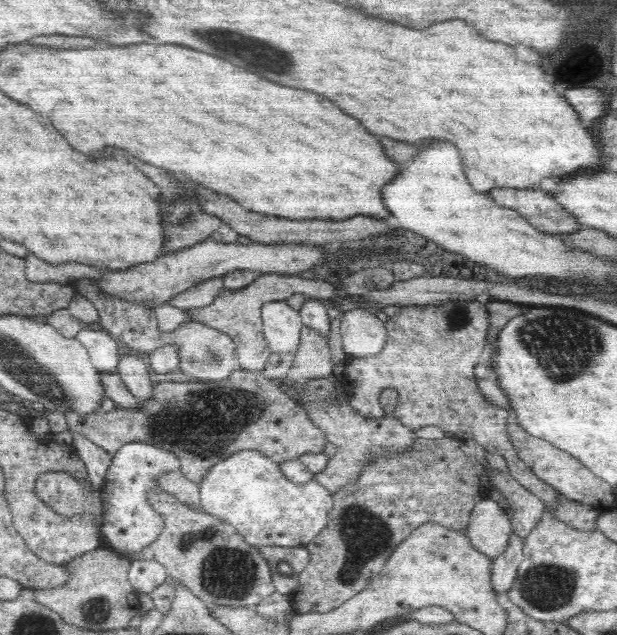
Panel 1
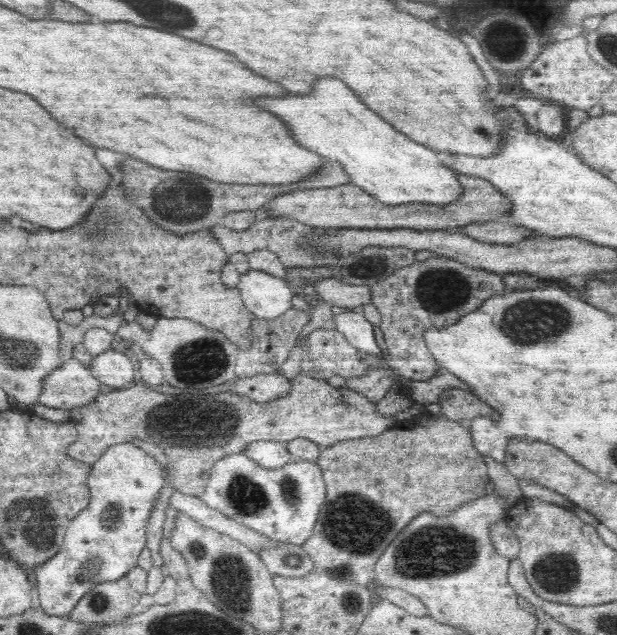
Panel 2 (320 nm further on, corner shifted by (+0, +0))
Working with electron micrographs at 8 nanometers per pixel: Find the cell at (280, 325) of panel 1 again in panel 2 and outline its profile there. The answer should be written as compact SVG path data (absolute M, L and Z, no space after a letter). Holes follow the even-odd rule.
M248 270L237 284L246 308L260 319L278 318L292 309L293 293L284 279L260 270Z

